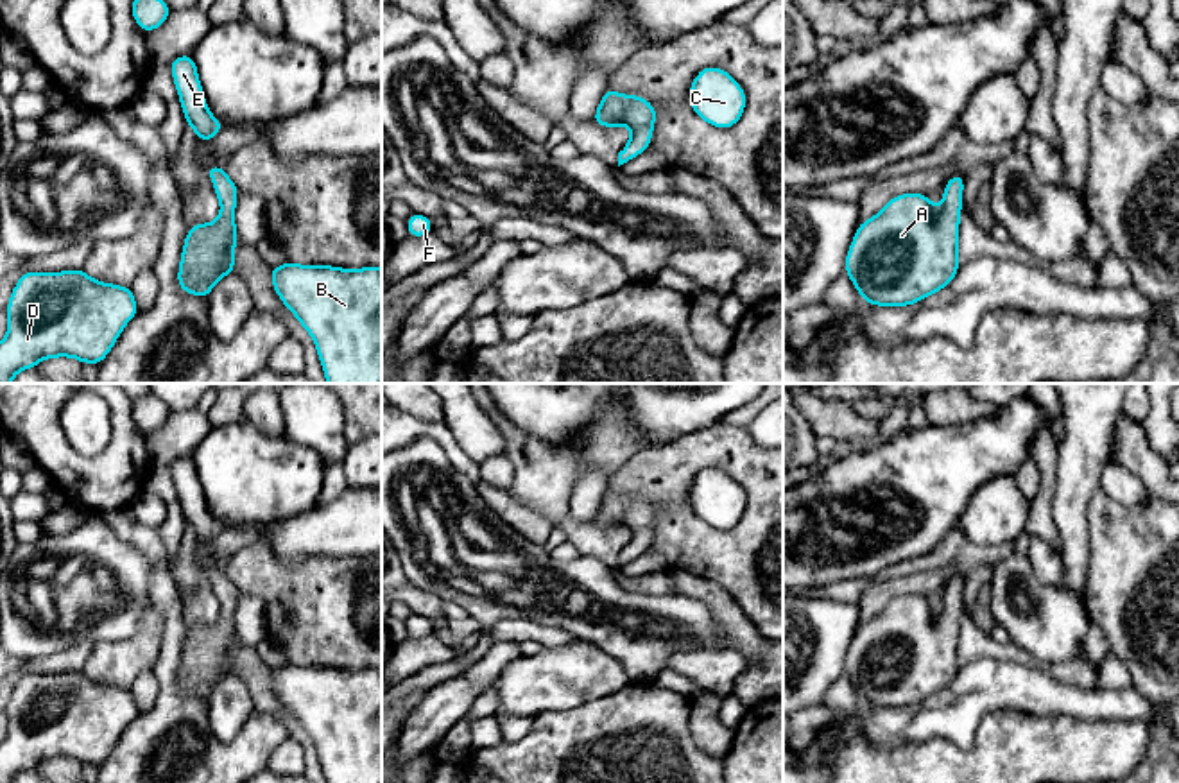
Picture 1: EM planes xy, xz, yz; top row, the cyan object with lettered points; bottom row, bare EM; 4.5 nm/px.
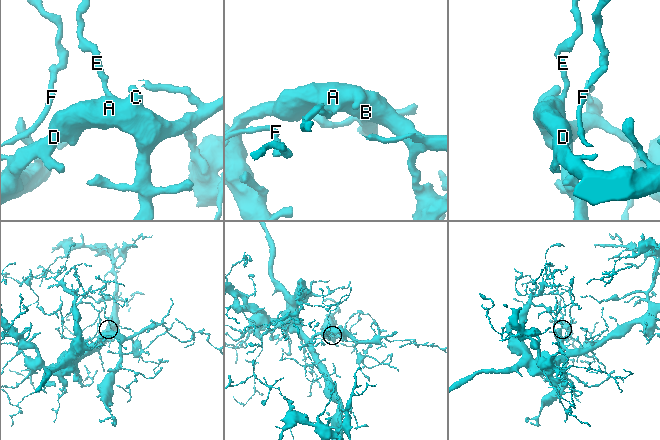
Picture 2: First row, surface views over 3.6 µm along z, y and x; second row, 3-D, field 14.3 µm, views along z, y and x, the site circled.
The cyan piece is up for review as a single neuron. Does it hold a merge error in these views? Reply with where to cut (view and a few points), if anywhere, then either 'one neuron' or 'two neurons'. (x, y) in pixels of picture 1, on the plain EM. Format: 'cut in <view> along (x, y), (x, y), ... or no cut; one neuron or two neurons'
no cut; one neuron

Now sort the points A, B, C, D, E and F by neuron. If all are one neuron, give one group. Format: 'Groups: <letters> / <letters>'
Groups: A B C D E F

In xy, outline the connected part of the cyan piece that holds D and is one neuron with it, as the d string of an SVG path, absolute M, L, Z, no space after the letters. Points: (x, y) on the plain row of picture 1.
M82 670L27 672L7 704L0 783L13 783L16 774L56 758L100 767L136 715L131 688L100 684Z

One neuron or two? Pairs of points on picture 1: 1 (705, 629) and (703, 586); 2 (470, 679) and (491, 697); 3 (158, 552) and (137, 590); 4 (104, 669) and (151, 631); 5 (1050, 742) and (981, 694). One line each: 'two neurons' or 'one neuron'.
1: two neurons
2: two neurons
3: two neurons
4: one neuron
5: two neurons

